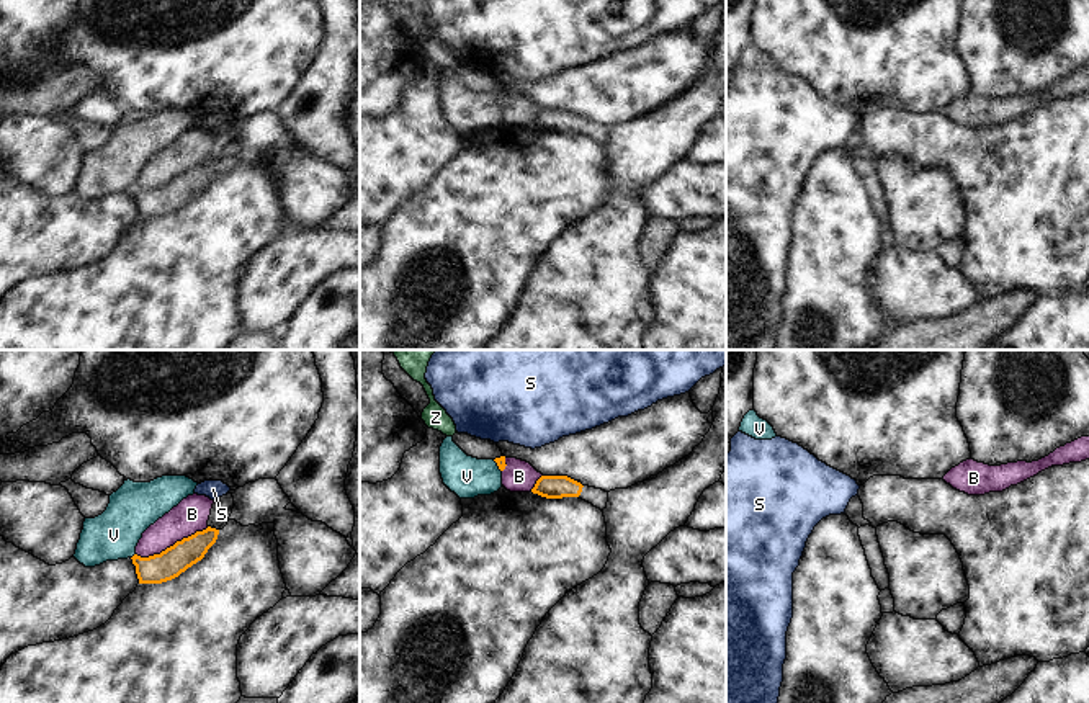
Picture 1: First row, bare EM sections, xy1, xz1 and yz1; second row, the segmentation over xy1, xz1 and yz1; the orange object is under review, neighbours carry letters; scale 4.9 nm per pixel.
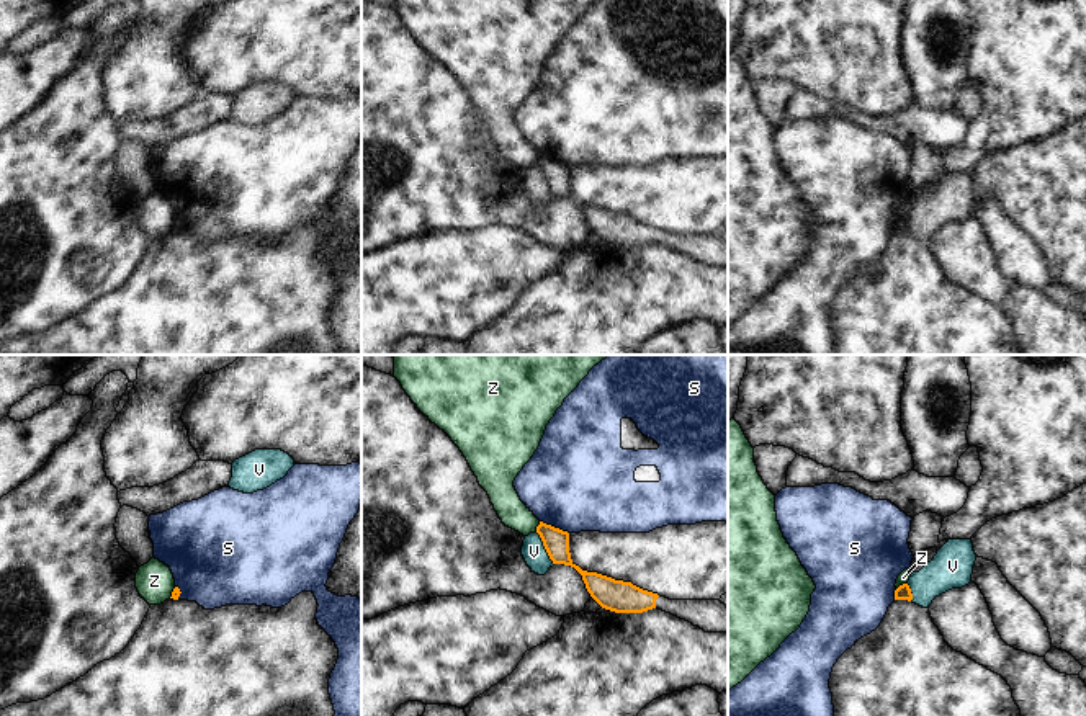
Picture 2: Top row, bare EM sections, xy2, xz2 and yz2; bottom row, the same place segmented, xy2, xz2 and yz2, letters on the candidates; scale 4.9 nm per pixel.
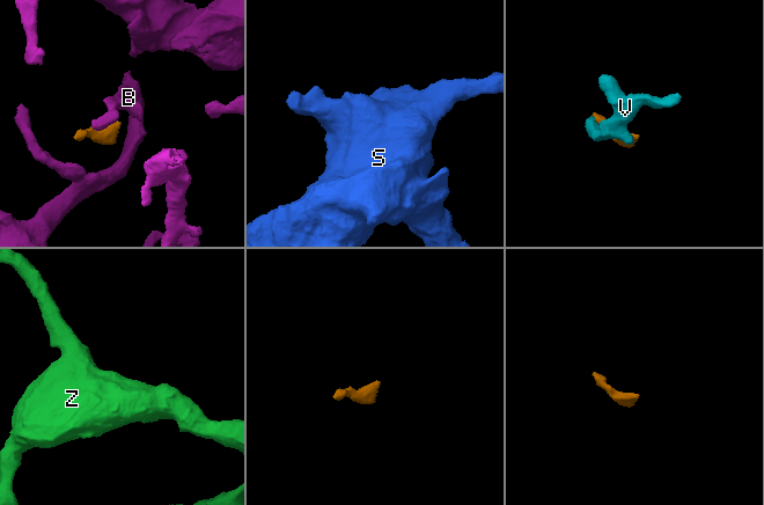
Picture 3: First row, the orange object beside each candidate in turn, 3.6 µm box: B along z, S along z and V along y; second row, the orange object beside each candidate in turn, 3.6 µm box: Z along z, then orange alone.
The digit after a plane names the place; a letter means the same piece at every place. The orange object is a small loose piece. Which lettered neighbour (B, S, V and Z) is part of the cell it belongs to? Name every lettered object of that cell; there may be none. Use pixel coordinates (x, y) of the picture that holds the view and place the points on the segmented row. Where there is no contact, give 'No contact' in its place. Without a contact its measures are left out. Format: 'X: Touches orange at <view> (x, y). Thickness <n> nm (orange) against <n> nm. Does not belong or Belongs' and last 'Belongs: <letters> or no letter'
B: Touches orange at xy1 (174, 545). Thickness 140 nm (orange) against 170 nm. Does not belong
S: Touches orange at xz2 (553, 527). Thickness 130 nm (orange) against 480 nm. Does not belong
V: Touches orange at xz2 (545, 548). Thickness 130 nm (orange) against 120 nm. Does not belong
Z: Touches orange at yz2 (903, 584). Thickness 80 nm (orange) against 60 nm. Does not belong
Belongs: no letter

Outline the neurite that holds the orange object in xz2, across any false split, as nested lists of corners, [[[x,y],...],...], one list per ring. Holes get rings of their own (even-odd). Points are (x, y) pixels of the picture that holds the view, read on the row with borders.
[[[540,521],[536,533],[553,564],[574,567],[582,575],[590,597],[602,608],[615,613],[643,613],[657,608],[698,626],[705,633],[728,633],[728,606],[720,600],[669,600],[631,582],[582,571],[571,559],[568,531]]]

